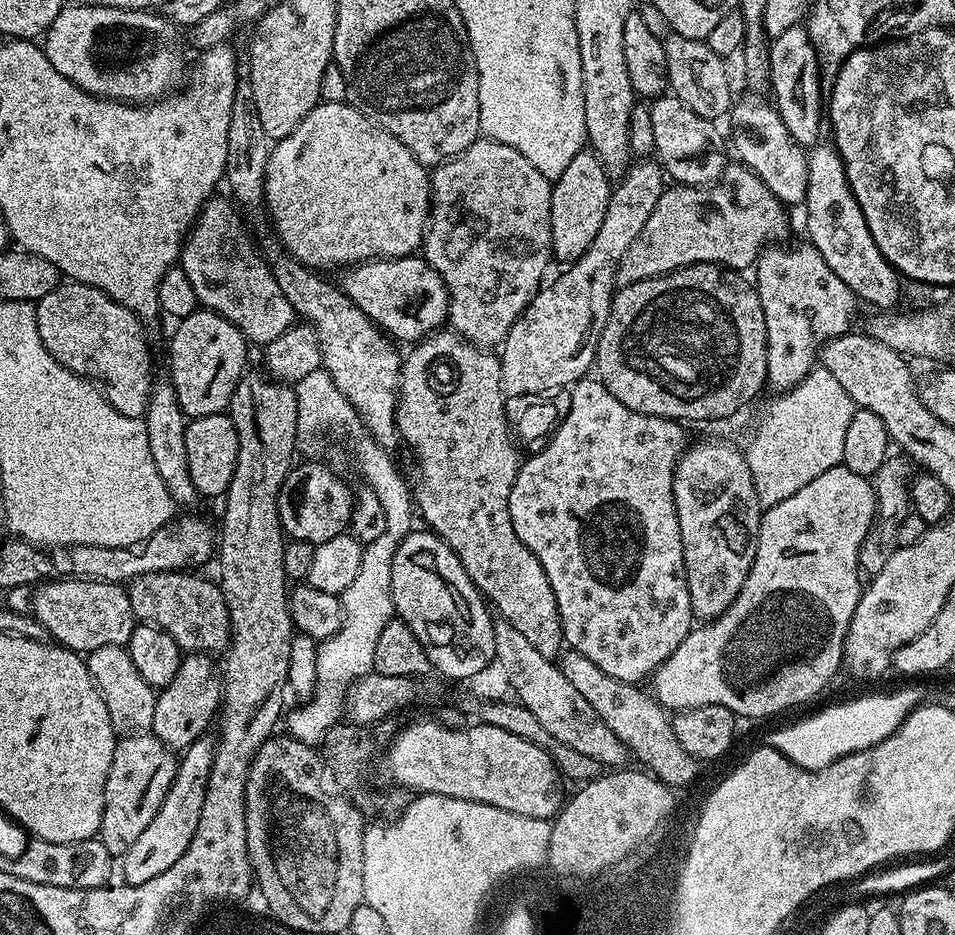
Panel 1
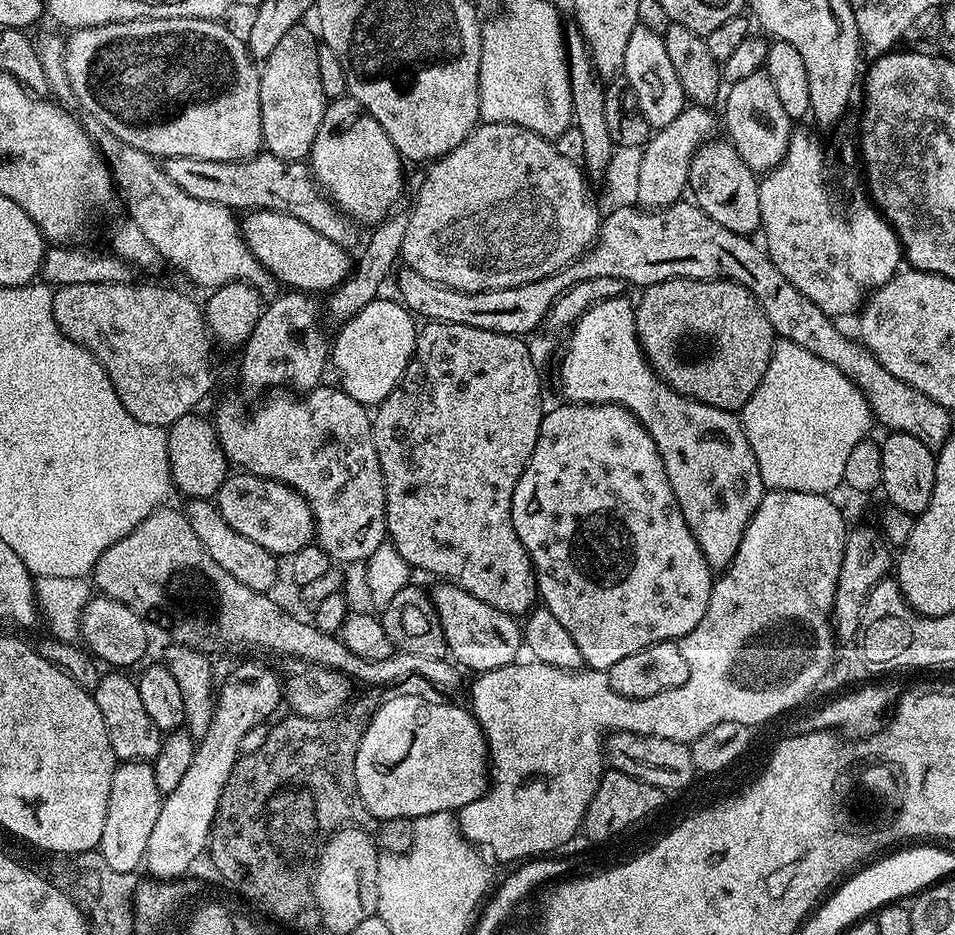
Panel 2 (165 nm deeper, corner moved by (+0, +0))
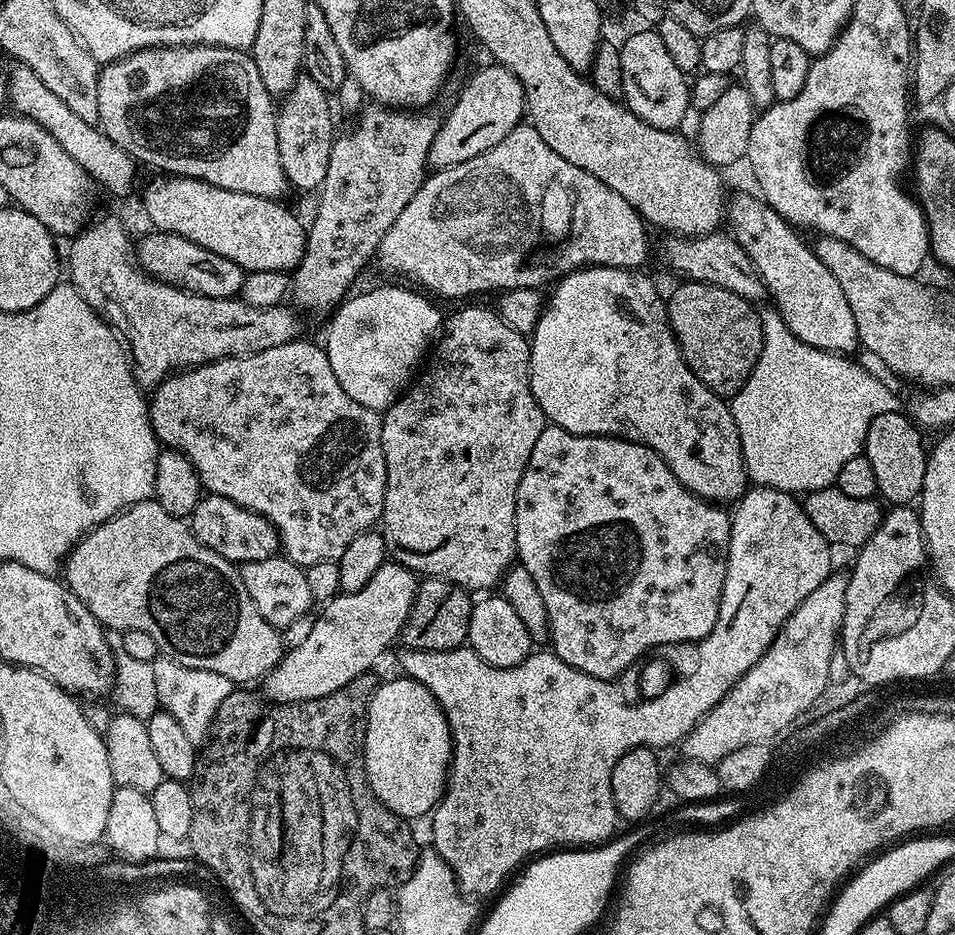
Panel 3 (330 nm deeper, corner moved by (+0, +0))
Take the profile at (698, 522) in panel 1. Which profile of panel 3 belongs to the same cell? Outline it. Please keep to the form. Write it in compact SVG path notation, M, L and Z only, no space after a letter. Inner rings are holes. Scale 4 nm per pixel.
M589 266L587 268L577 268L575 272L569 272L567 276L561 276L559 280L555 281L554 287L551 289L550 295L547 297L544 305L544 312L538 318L538 326L530 334L530 362L528 363L528 381L530 382L530 390L534 394L534 398L538 402L538 406L544 411L544 419L549 425L566 430L570 434L578 434L579 436L614 436L623 433L627 439L635 440L638 444L645 444L648 448L652 448L658 453L666 462L666 466L670 466L670 470L674 474L674 478L678 478L678 482L682 482L682 486L686 486L688 490L699 496L701 500L707 500L717 506L727 505L727 500L731 502L739 501L740 497L744 495L746 489L749 487L750 481L748 478L748 471L744 469L744 455L742 454L742 444L738 438L738 426L734 426L734 418L732 417L732 409L729 401L723 396L719 396L716 392L711 392L709 388L697 378L690 370L690 366L686 362L686 358L682 358L682 350L680 344L676 340L676 334L672 331L671 324L668 323L668 309L666 307L665 297L660 297L660 292L656 289L656 284L648 276L643 276L645 273L640 270L633 270L631 268L597 268Z

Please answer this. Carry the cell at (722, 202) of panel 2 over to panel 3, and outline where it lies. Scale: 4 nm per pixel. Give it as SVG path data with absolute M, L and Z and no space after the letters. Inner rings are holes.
M736 196L727 201L726 224L732 227L729 228L730 235L742 246L742 250L746 250L750 262L754 262L767 295L776 299L775 311L780 313L786 326L790 326L790 330L802 342L827 352L851 353L851 348L858 344L854 314L850 310L850 302L846 302L846 294L842 294L842 286L838 286L838 278L834 278L834 274L830 274L830 270L818 262L809 241L807 244L793 225L783 220L764 199L753 196Z

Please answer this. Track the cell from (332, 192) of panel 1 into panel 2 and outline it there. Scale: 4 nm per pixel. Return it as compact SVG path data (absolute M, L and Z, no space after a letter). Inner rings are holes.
M341 98L331 101L324 109L322 126L314 138L310 157L312 175L325 189L333 204L357 225L381 224L397 207L404 188L405 161L390 138L367 115L357 100Z

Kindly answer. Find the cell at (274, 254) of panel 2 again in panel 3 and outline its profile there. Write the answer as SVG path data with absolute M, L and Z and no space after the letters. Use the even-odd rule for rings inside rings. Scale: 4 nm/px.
M156 174L144 188L144 212L158 232L177 232L182 238L238 262L245 273L278 270L291 273L304 257L306 228L288 208L264 196L242 194L189 176Z

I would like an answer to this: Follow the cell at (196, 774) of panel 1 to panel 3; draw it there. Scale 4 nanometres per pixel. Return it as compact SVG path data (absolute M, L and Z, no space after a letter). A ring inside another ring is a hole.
M385 562L370 578L370 582L357 593L343 593L327 601L324 608L313 622L313 630L306 642L300 646L287 649L280 658L280 663L263 677L264 692L272 699L273 705L297 704L303 700L322 698L326 694L334 694L346 682L358 678L363 672L375 669L376 659L391 646L397 643L398 637L403 633L404 623L412 609L418 587L417 573L404 568L395 562Z

